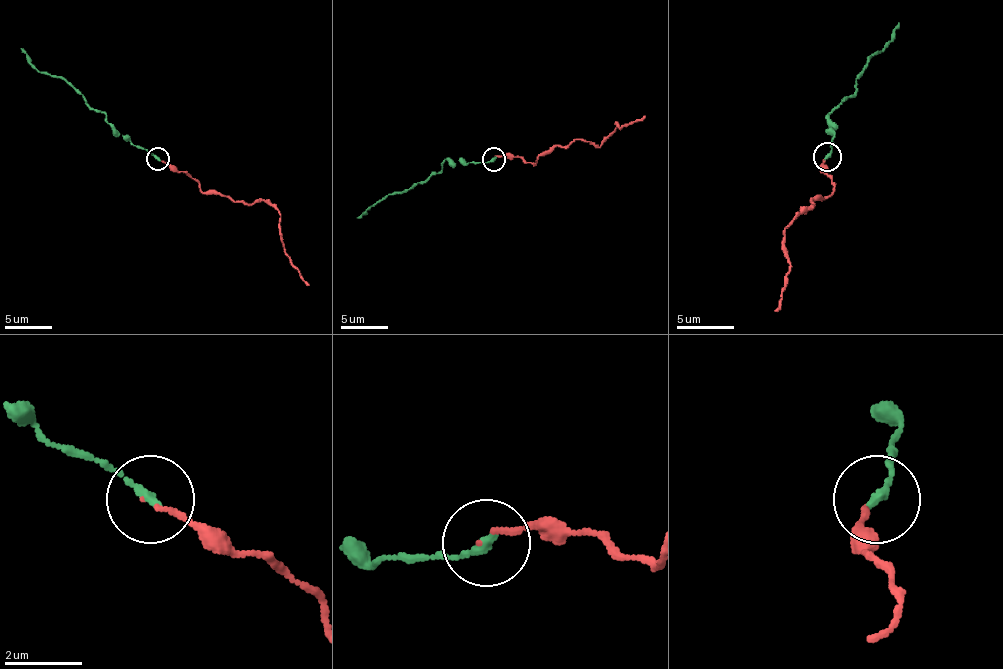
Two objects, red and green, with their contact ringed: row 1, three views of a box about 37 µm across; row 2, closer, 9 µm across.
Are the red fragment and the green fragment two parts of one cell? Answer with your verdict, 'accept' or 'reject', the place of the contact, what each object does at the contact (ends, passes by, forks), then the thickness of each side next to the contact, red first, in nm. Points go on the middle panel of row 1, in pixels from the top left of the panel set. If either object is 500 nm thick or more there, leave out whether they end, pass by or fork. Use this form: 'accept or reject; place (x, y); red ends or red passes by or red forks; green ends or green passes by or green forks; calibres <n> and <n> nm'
accept; place (493, 159); red ends; green ends; calibres 100 and 240 nm

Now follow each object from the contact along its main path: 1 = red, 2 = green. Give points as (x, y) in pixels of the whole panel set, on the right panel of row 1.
1: (828, 157), (822, 166), (834, 186), (802, 209), (811, 209), (785, 231), (788, 283), (774, 311)
2: (828, 157), (834, 137), (828, 114), (845, 100), (871, 57), (899, 23)

